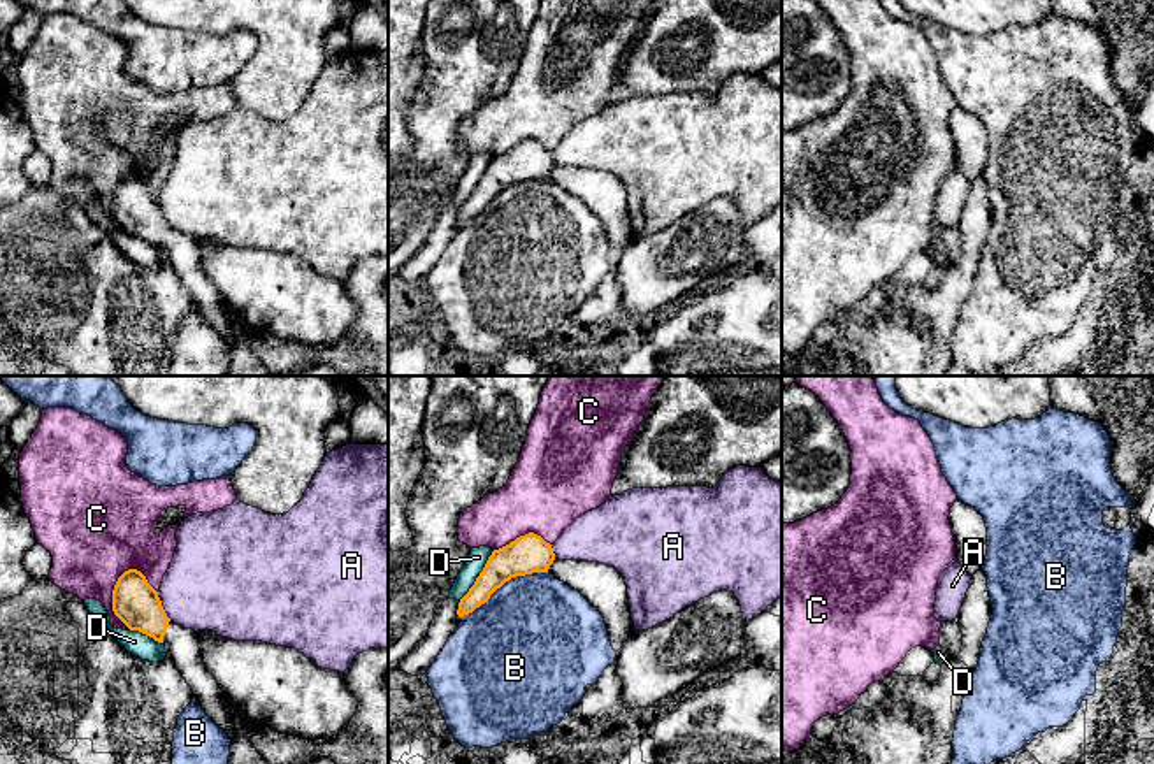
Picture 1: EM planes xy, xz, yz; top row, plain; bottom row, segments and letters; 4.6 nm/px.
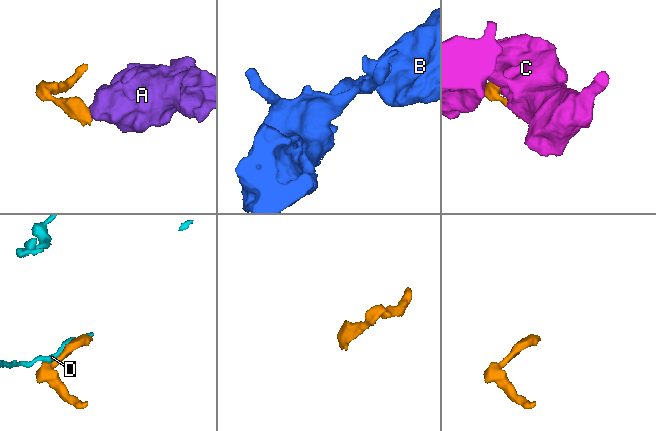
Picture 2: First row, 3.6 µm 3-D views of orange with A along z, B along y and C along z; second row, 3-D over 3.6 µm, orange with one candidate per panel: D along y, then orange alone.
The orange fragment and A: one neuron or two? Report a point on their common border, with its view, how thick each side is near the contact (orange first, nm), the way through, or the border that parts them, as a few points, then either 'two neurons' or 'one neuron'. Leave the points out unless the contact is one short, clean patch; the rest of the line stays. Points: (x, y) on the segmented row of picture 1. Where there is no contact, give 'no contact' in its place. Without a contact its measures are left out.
meets orange in xy at (162, 606); 220 nm thick on the orange side, 420 nm on the other; border along xy (157, 592), (171, 620); two neurons

